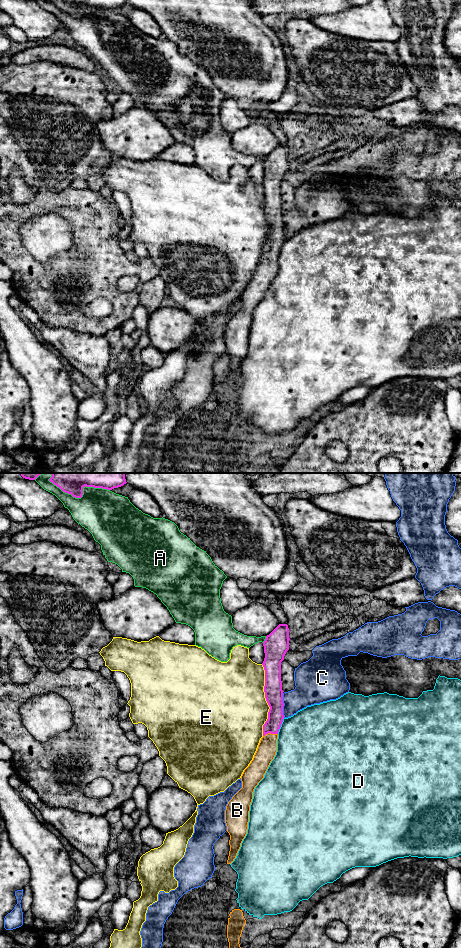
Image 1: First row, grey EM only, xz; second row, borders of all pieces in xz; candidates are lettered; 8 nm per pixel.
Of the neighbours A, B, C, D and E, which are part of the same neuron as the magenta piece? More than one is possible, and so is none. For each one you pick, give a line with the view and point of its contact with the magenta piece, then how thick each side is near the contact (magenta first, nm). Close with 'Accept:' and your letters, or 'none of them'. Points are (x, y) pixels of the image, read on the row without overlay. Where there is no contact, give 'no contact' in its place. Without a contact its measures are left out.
B: meets magenta in xz at (270, 252); 130 nm thick on the magenta side, 160 nm on the other
Accept: B

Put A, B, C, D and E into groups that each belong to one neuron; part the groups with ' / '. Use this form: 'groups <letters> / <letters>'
groups A / B / C / D / E

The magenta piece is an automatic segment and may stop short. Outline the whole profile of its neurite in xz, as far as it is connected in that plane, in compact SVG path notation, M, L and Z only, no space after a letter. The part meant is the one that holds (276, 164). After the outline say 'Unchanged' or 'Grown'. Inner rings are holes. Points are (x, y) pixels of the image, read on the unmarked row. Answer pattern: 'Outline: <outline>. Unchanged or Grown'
Outline: M279 144L263 162L265 178L265 218L270 227L268 239L263 245L263 257L249 286L244 290L242 308L228 322L225 330L225 343L230 355L230 371L227 384L237 376L241 363L247 354L250 325L253 312L274 279L277 272L278 252L284 239L281 182L289 170L289 148Z. Grown

